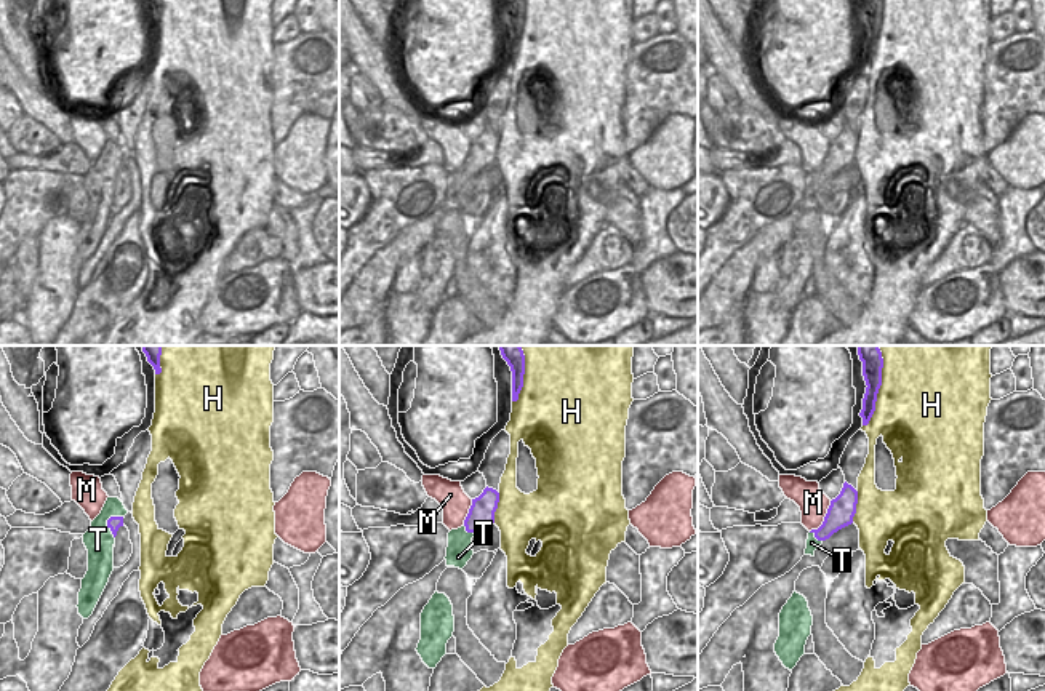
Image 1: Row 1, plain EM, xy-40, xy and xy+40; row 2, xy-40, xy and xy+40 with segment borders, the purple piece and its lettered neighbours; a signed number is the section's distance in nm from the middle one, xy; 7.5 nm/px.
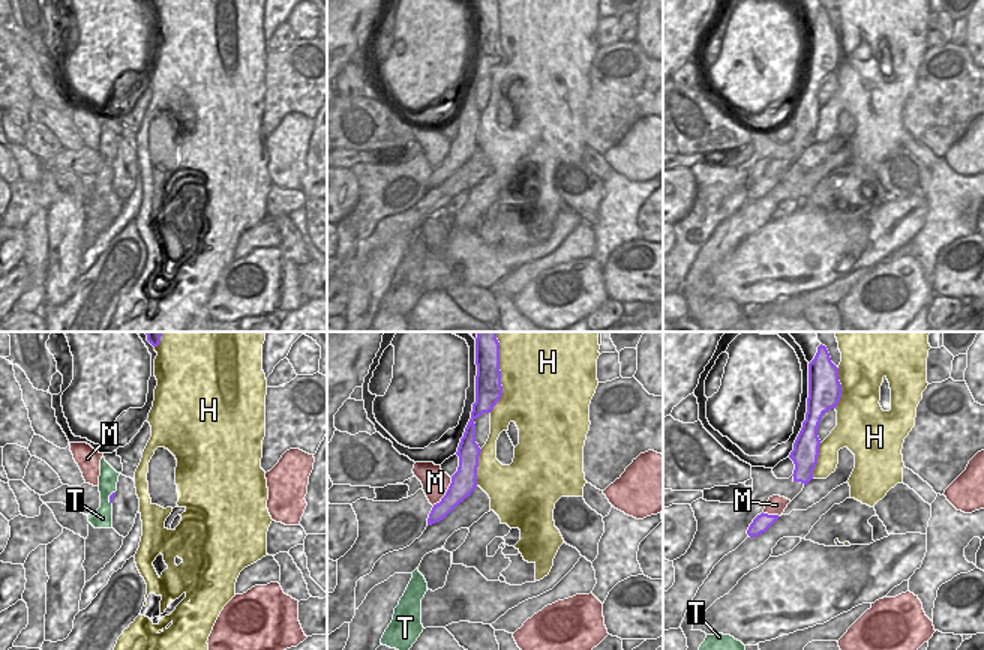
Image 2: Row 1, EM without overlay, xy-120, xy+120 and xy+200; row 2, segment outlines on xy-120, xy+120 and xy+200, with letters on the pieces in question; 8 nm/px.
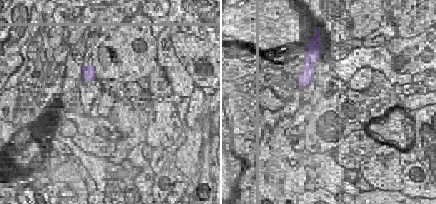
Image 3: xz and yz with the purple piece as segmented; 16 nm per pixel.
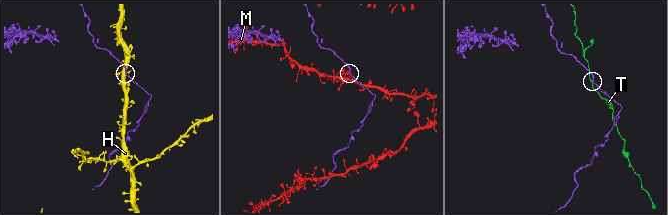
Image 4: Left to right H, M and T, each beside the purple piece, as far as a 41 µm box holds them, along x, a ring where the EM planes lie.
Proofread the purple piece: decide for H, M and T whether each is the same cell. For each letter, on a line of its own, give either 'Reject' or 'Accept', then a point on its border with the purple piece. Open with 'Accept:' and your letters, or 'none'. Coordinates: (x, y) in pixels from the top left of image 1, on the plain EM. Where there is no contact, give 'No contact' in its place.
Accept: none
H: Reject. Touches purple at xy+40 (877, 34)
M: Reject. Touches purple at xy+40 (824, 160)
T: Reject. Touches purple at xy-40 (108, 163).

